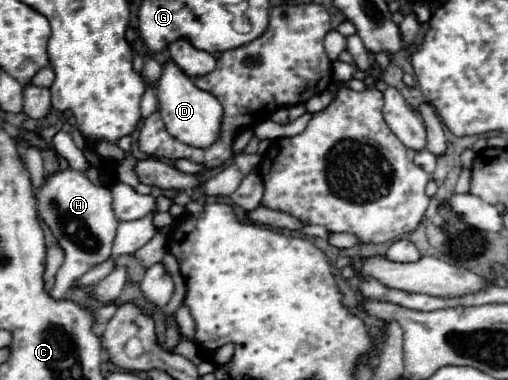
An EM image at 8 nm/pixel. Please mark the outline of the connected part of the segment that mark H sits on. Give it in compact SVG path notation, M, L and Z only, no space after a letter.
M68 167L48 175L42 187L36 189L36 209L38 217L50 227L58 245L66 253L66 259L56 273L56 285L50 291L50 297L60 301L66 299L74 279L82 277L88 269L110 257L112 241L118 227L118 219L112 209L112 193L108 187L94 185L84 175L84 171Z

